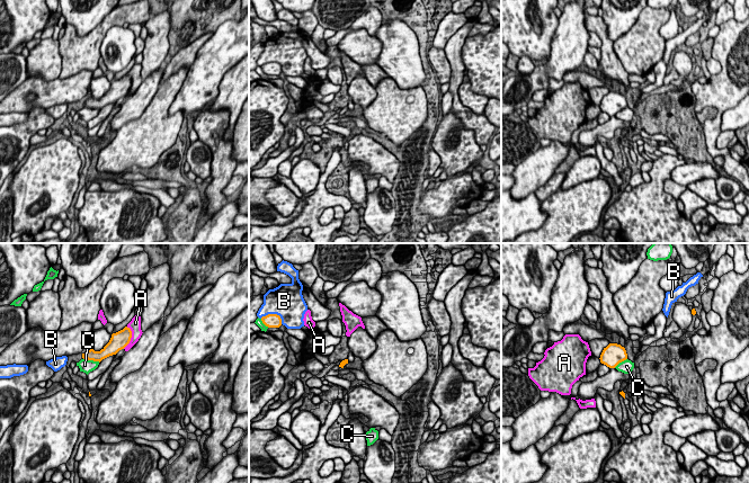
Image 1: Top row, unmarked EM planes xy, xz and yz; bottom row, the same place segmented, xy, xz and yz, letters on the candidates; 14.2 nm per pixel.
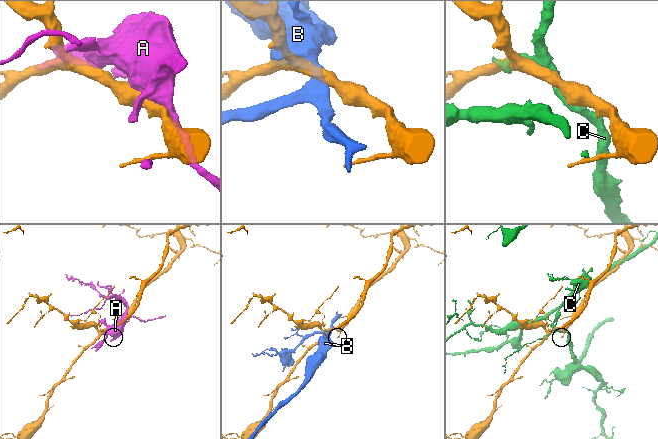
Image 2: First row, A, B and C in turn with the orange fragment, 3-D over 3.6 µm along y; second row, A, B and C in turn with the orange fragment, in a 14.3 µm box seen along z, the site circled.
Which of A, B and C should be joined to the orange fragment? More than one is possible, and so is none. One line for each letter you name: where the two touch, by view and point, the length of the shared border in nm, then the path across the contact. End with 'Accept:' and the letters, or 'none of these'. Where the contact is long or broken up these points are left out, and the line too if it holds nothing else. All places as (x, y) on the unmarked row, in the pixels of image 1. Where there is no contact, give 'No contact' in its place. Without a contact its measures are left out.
Accept: none of these

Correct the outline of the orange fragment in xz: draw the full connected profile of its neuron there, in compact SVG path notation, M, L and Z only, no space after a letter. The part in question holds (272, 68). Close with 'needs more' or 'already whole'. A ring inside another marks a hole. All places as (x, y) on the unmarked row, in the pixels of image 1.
M268 62L262 64L261 69L268 75L279 75L282 73L282 66L277 62Z; already whole

